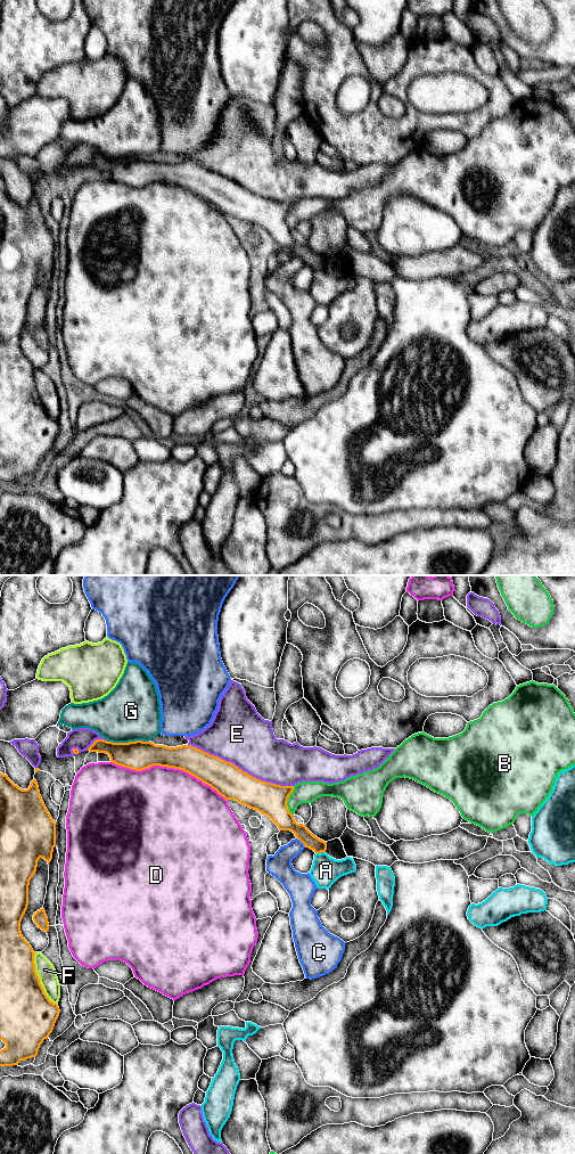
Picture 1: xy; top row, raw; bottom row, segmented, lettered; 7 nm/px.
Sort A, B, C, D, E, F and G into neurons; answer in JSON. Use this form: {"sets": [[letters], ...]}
{"sets": [["A"], ["B"], ["C"], ["D"], ["E"], ["F"], ["G"]]}

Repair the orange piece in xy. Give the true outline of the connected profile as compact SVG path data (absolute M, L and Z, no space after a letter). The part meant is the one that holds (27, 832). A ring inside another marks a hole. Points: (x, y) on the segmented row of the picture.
M0 772L0 1040L6 1043L0 1050L0 1066L17 1065L20 1061L35 1057L60 1013L58 1005L44 993L35 972L35 952L20 932L20 922L28 906L30 881L40 858L49 865L55 846L56 822L42 801L36 780L33 779L27 789L22 789Z

